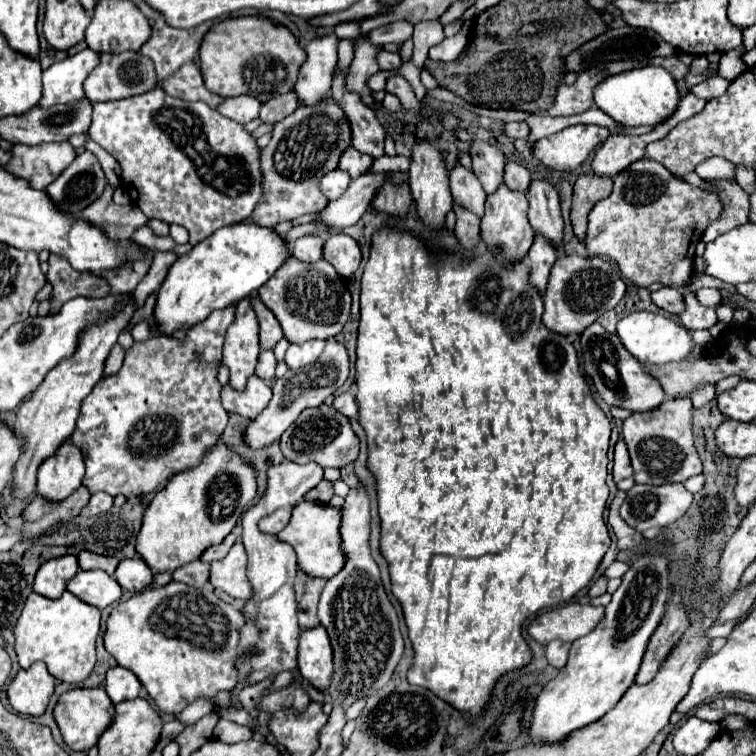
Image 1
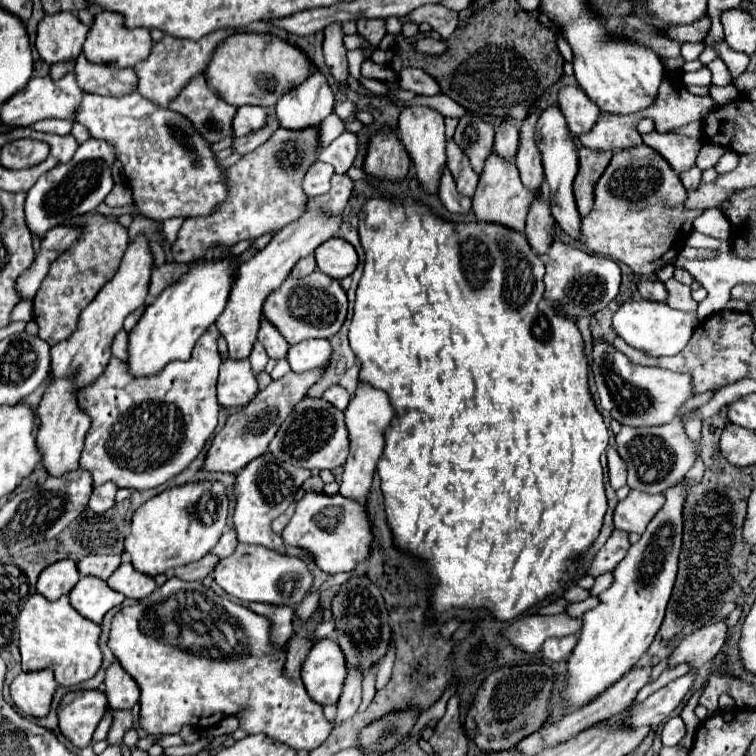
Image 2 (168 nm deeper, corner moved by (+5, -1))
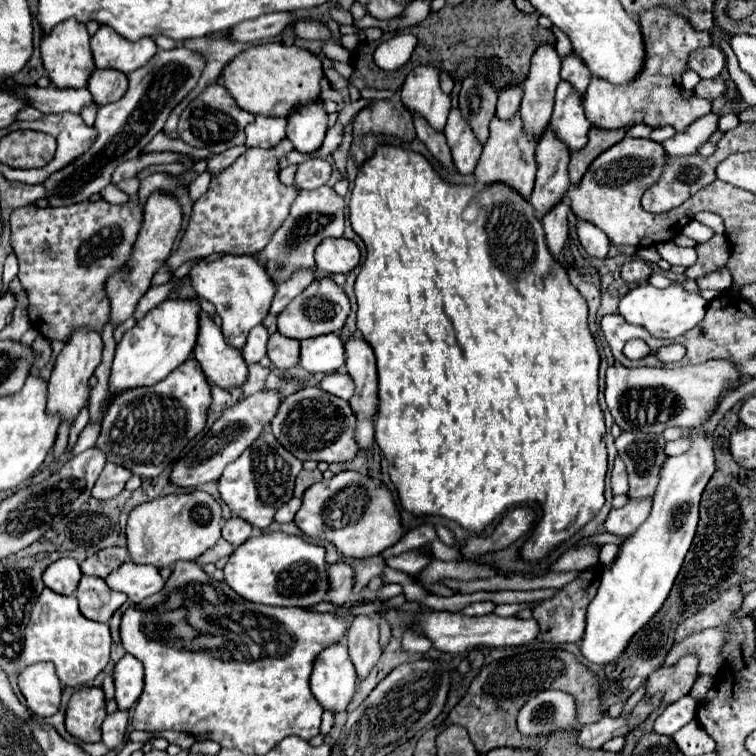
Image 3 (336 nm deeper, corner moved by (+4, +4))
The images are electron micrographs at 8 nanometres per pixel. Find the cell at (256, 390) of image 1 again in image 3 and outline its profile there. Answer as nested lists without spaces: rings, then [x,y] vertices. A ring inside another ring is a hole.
[[[206,312],[200,314],[200,334],[198,334],[198,340],[196,340],[194,358],[200,362],[206,378],[220,388],[238,388],[248,380],[248,364],[244,362],[242,350],[226,344],[222,330],[206,316]]]

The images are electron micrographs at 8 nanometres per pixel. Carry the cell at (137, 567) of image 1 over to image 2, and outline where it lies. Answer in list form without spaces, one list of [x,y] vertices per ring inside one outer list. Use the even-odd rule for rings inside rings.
[[[123,563],[119,565],[119,569],[107,579],[107,585],[119,593],[123,593],[129,599],[145,599],[147,595],[151,595],[157,587],[157,583],[153,581],[153,577],[135,571],[135,567],[131,563]]]

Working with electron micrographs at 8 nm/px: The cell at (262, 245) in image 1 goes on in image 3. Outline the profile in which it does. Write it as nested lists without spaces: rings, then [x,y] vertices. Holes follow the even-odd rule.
[[[196,296],[176,298],[164,300],[154,310],[150,310],[140,322],[136,322],[136,326],[130,328],[116,346],[116,356],[110,374],[110,396],[134,386],[152,386],[164,380],[184,360],[188,360],[200,330],[200,312],[202,308]]]

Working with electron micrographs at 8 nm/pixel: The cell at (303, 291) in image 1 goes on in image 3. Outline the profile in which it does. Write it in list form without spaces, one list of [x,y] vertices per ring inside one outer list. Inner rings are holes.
[[[328,276],[314,280],[300,296],[296,296],[280,316],[276,316],[276,324],[280,334],[294,338],[294,340],[304,340],[320,334],[330,334],[330,332],[340,332],[344,326],[346,318],[350,314],[350,300],[346,292]]]

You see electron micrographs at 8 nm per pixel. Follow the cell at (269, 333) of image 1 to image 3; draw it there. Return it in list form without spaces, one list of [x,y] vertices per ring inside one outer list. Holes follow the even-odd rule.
[[[274,332],[268,340],[268,358],[272,360],[272,364],[276,368],[290,368],[298,364],[298,356],[300,356],[300,342],[280,336],[280,332]]]

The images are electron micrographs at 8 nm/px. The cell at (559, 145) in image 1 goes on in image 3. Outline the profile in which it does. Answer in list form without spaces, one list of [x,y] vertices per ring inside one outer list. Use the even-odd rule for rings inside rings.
[[[570,54],[570,56],[566,56],[562,60],[562,72],[560,72],[560,76],[562,76],[562,80],[570,82],[572,88],[576,88],[582,96],[584,96],[588,84],[590,84],[590,78],[592,78],[590,72],[588,72],[588,68],[582,64],[582,60],[576,54]]]

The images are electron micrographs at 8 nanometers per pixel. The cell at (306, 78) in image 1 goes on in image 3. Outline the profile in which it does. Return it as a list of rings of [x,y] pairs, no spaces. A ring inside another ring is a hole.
[[[316,100],[316,104],[308,104],[308,108],[304,108],[304,112],[298,112],[296,116],[288,116],[286,136],[298,152],[310,154],[318,150],[326,130],[328,114],[324,110],[322,100]]]

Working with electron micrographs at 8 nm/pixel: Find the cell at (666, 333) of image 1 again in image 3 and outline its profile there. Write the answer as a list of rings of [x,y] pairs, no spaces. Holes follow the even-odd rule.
[[[640,284],[634,290],[630,290],[618,306],[618,314],[628,320],[628,324],[644,326],[654,338],[664,338],[664,340],[674,340],[688,330],[692,330],[706,314],[706,300],[700,294],[688,294],[684,292],[678,284],[658,290],[650,284]]]

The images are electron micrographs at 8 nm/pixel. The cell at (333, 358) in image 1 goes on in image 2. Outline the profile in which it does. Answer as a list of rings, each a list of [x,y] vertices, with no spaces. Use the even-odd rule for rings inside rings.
[[[313,369],[313,371],[305,371],[305,373],[291,371],[285,377],[271,381],[271,385],[265,387],[263,391],[259,391],[249,401],[247,407],[229,415],[225,427],[213,437],[213,443],[203,461],[203,469],[211,471],[211,473],[215,473],[215,471],[237,473],[239,469],[243,469],[243,465],[247,465],[247,461],[253,461],[255,457],[263,455],[269,447],[269,441],[275,437],[279,425],[283,423],[283,419],[289,415],[293,405],[297,401],[301,401],[303,395],[307,395],[307,389],[321,377],[321,371],[323,369]]]

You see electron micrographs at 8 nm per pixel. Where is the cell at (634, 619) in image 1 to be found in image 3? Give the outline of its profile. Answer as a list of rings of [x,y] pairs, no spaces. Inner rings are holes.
[[[700,428],[686,436],[692,438],[692,448],[682,456],[666,460],[660,470],[660,484],[654,494],[650,516],[620,546],[616,560],[602,574],[596,598],[588,606],[580,652],[590,664],[610,664],[624,654],[624,648],[628,648],[636,632],[662,608],[692,544],[698,524],[700,494],[714,474],[714,442],[710,436],[704,436]]]

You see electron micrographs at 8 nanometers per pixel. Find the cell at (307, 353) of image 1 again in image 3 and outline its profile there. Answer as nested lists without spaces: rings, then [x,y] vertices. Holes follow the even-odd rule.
[[[322,334],[300,342],[300,366],[308,372],[340,370],[344,360],[344,344],[338,334]]]

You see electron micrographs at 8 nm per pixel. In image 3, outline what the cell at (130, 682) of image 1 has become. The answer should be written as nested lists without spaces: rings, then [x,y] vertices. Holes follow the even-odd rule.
[[[126,654],[114,666],[114,684],[116,684],[116,704],[118,710],[130,710],[142,694],[144,668],[142,662]]]

